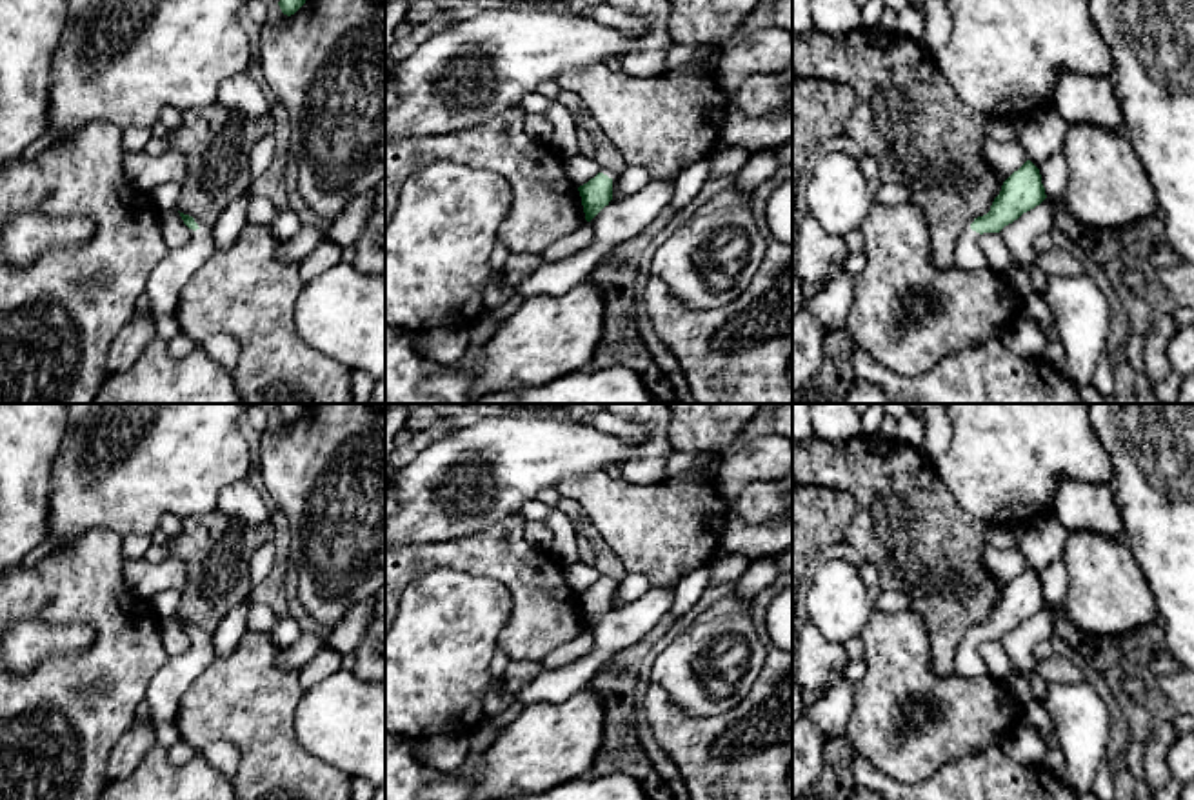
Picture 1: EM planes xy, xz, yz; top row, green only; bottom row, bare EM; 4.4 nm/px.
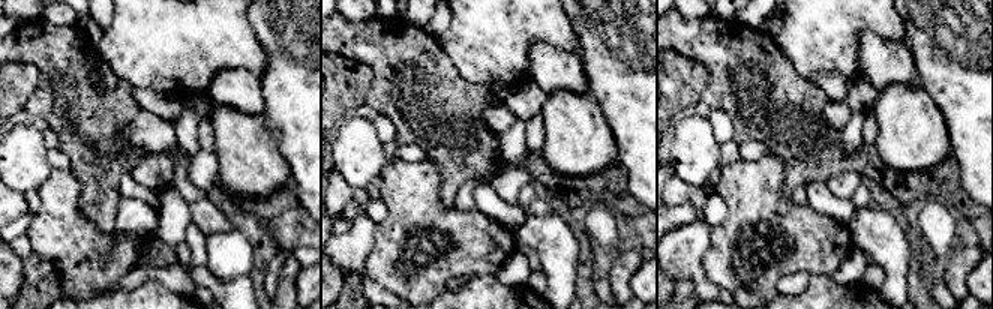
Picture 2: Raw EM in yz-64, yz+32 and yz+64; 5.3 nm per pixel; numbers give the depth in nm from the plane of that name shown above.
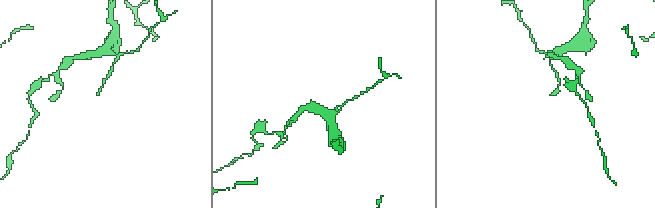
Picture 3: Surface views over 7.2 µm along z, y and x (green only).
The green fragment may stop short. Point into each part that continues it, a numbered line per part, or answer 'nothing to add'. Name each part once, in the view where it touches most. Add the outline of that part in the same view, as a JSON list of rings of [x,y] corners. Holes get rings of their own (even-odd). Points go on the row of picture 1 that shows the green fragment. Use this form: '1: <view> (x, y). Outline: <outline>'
1: yz (967, 255). Outline: [[[969,229],[961,233],[954,249],[954,265],[958,269],[976,271],[976,269],[990,269],[985,256],[978,245],[980,233]]]

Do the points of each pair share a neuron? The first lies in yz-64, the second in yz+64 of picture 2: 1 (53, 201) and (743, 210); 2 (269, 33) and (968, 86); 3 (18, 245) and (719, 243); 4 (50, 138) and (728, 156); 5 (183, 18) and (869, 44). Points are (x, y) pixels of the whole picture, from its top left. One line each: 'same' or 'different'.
1: same
2: same
3: different
4: different
5: different

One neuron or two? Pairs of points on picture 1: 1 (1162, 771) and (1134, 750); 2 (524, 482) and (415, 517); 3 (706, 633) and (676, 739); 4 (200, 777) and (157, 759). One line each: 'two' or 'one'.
1: two
2: one
3: two
4: one

